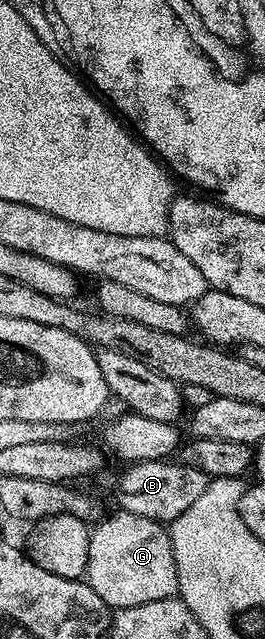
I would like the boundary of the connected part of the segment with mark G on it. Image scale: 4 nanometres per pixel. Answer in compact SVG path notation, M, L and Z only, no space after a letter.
M119 508L118 513L110 513L98 526L90 529L90 542L88 543L88 563L85 571L84 580L90 585L100 599L103 600L106 606L111 610L117 611L120 609L127 609L128 607L140 607L144 603L156 603L160 599L168 599L175 596L178 591L178 576L176 575L176 559L172 555L172 543L170 542L170 535L167 526L160 521L153 521L152 519L144 519L144 515L132 515L127 509Z

